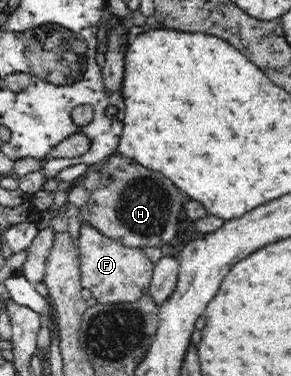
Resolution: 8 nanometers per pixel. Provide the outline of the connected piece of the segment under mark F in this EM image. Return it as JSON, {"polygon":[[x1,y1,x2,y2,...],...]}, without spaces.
{"polygon":[[91,223,80,224,78,239,76,248,80,258,80,281,87,290,91,290,97,303,135,302,149,293,154,264,145,255,144,248,125,246,107,237]]}

